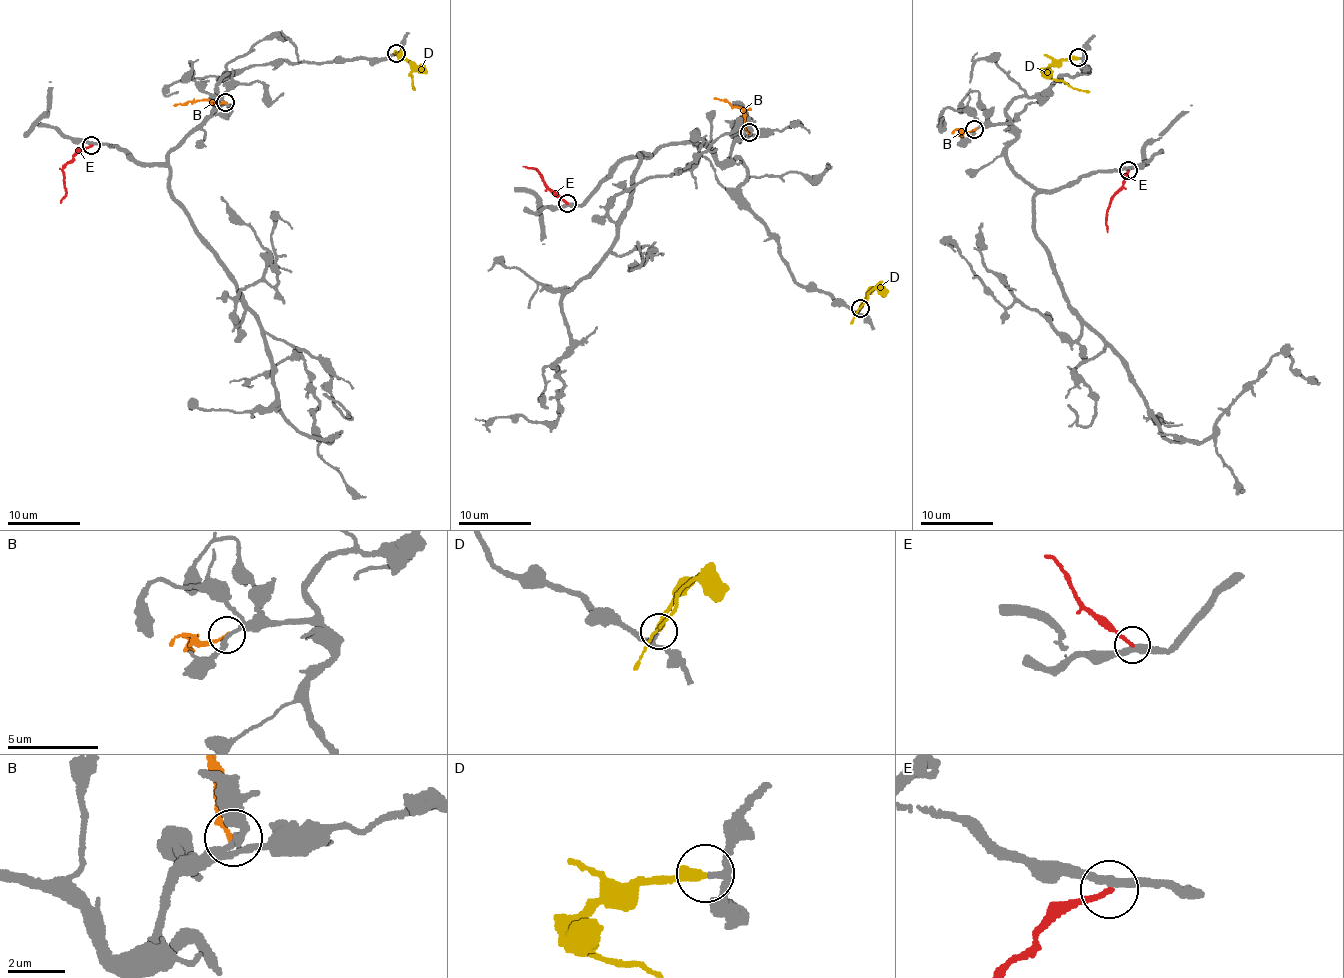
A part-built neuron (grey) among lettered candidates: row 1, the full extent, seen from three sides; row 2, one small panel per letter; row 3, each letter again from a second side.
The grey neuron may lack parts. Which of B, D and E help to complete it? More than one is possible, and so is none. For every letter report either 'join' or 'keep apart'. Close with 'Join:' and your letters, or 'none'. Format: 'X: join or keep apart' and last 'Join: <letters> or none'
B: keep apart
D: join
E: keep apart
Join: D

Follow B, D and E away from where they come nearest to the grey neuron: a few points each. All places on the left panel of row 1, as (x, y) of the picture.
B: (225, 103), (213, 103), (205, 99), (174, 105)
D: (397, 53), (407, 60), (412, 69), (414, 90)
E: (91, 145), (73, 156), (63, 169), (66, 196), (60, 203)

